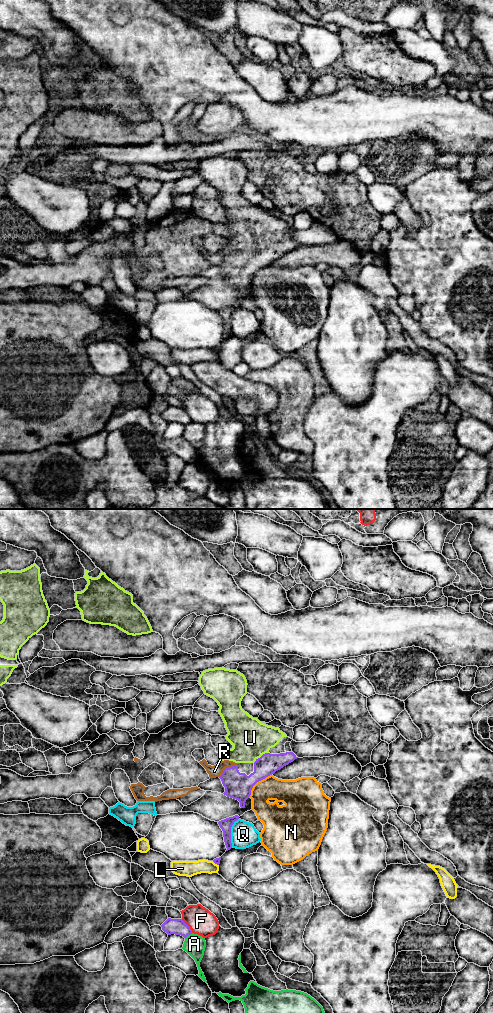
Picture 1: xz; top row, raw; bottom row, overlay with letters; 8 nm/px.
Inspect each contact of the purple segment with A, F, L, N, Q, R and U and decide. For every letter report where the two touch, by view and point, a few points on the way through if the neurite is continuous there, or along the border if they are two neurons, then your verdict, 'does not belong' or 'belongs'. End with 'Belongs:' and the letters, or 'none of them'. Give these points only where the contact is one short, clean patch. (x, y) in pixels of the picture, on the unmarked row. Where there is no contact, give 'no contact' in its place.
A: meets purple in xz at (188, 422); does not belong
F: meets purple in xz at (188, 414); does not belong
L: meets purple in xz at (215, 351); border along xz (212, 349), (218, 353); does not belong
N: meets purple in xz at (257, 269); does not belong
Q: meets purple in xz at (230, 320); does not belong
R: meets purple in xz at (227, 255); does not belong
U: meets purple in xz at (261, 244); belongs
Belongs: U

